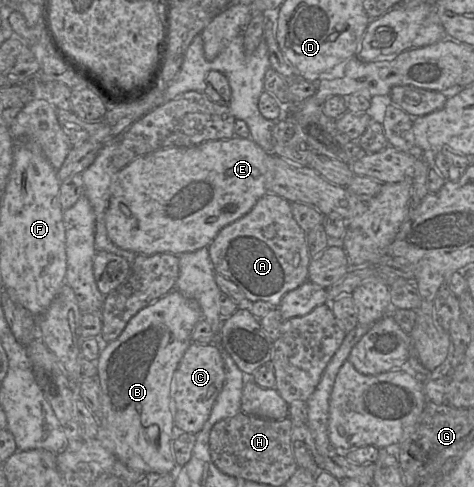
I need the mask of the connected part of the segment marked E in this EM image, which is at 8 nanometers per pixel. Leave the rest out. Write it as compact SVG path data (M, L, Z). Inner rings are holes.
M233 136L229 139L210 140L191 147L168 147L140 156L132 160L123 169L116 172L111 184L111 197L105 216L105 225L109 239L118 247L136 254L153 255L156 253L172 253L180 255L208 247L219 231L225 226L247 214L256 202L267 193L268 157L271 154L262 149L250 137ZM124 204L130 210L130 215L124 214L120 208Z

